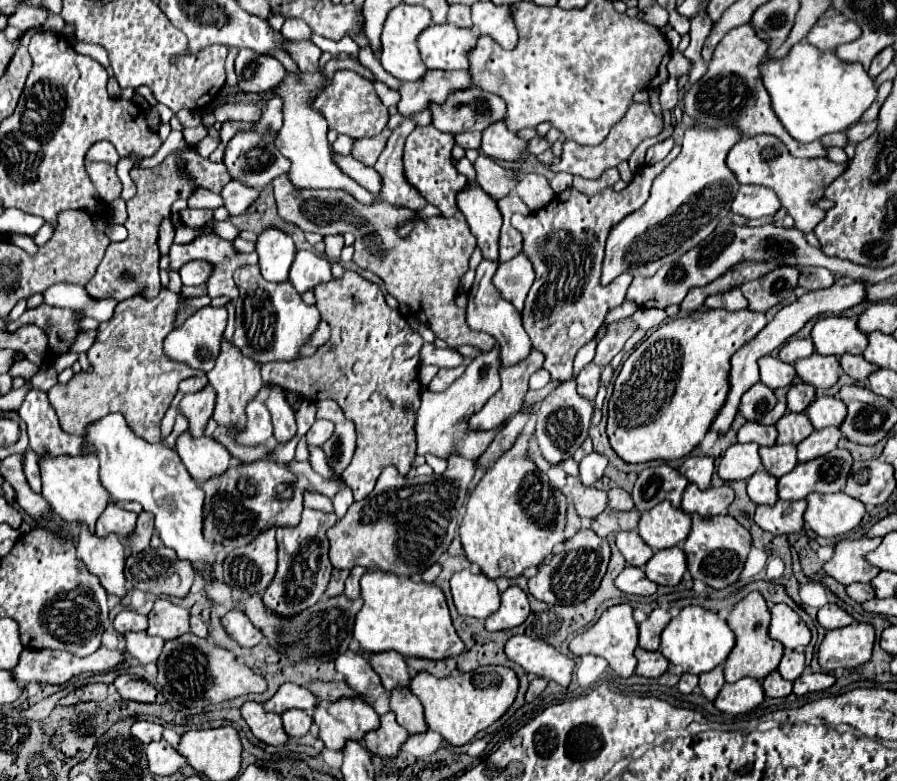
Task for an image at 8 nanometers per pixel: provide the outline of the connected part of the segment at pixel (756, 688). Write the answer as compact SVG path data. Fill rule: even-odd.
M742 678L736 684L724 684L714 706L720 712L738 716L738 714L746 714L746 712L752 712L754 708L758 708L762 704L762 700L764 700L762 684L754 678Z

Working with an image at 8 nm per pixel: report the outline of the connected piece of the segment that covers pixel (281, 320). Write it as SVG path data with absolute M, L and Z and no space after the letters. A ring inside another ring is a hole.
M242 266L234 272L234 282L238 286L238 300L236 300L236 332L234 332L234 346L248 358L252 358L256 364L268 364L268 362L292 362L300 358L300 348L310 342L312 334L316 332L320 324L320 312L316 306L308 306L296 288L290 282L272 284L262 278L258 266Z

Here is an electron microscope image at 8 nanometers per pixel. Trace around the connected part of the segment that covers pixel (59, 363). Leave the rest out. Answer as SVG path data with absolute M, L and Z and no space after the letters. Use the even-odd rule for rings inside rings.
M68 352L68 354L60 356L60 358L56 358L56 362L54 362L54 370L56 370L56 372L62 372L64 368L70 368L76 360L78 360L78 354Z

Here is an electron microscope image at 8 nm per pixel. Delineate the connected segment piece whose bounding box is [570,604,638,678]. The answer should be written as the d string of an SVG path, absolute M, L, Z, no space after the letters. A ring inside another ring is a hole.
M618 604L618 606L608 608L594 626L590 626L582 634L574 636L570 642L570 652L574 656L584 656L584 654L602 656L608 660L610 668L620 678L628 678L636 670L636 656L634 656L636 646L638 646L638 624L632 618L632 606L630 604Z

